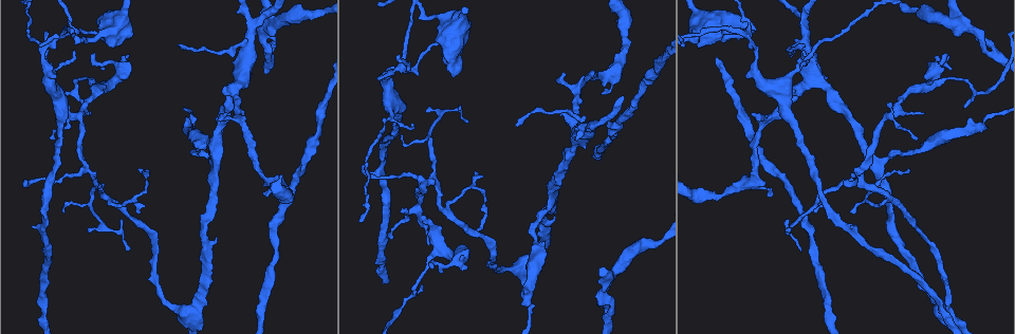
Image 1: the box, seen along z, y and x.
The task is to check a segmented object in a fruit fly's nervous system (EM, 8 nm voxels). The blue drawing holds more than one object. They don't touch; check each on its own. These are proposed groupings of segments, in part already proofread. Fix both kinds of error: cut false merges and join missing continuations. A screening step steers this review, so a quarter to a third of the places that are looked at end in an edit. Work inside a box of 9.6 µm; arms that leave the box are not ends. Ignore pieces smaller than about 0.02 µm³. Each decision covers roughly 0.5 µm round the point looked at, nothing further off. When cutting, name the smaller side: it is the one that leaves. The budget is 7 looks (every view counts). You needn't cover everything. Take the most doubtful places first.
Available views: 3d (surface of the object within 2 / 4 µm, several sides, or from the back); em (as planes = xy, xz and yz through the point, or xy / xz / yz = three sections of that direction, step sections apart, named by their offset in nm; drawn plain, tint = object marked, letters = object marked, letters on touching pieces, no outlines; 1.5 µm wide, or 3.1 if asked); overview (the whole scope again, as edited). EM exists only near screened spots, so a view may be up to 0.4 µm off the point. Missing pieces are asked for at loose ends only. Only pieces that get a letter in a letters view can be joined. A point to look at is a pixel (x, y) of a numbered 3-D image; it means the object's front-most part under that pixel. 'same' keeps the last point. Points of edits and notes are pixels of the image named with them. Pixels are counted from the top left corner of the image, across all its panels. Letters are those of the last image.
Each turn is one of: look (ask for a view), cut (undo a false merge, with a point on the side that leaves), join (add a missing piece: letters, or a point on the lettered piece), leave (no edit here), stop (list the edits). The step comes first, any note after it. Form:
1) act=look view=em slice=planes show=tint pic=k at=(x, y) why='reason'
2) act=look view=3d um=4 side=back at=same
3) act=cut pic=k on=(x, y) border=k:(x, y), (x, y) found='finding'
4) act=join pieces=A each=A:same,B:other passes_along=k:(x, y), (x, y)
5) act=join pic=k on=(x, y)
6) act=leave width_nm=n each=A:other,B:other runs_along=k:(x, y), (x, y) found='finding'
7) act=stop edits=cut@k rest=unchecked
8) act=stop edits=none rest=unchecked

act=look view=em slice=xz step=4 show=tint pic=1 at=(101, 185) why='looks like a crossing'

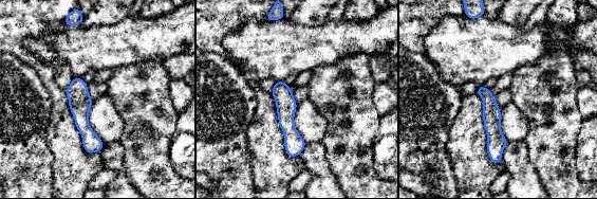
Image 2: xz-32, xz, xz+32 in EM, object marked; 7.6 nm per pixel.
act=look view=em slice=xy step=4 show=tint at=same why='another direction'

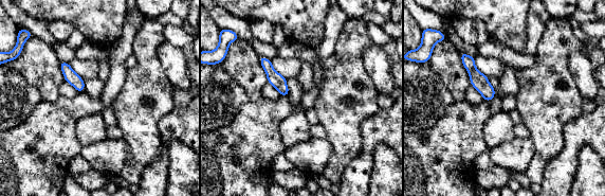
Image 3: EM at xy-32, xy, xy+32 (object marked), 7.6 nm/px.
act=look view=em slice=xy step=4 show=letters at=same why='see the neighbours'

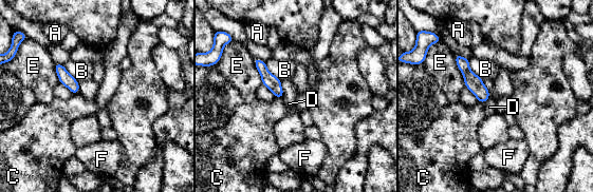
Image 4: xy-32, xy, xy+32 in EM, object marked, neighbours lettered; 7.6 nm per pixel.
act=leave width_nm=60 each=A:other,B:other,C:other,D:other,E:other,F:other runs_along=4:(458, 58), (483, 99) found='all the same neuron'

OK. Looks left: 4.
act=look view=3d um=4 pic=1 at=(101, 89)

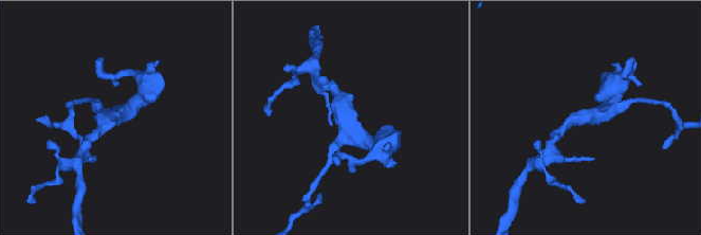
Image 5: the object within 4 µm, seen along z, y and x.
act=look view=em slice=planes show=letters pic=5 at=(348, 129)

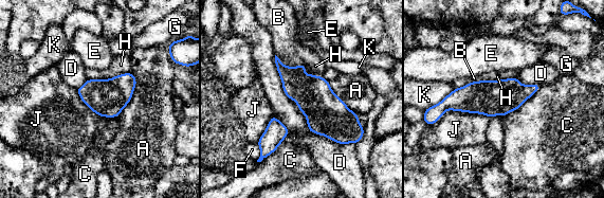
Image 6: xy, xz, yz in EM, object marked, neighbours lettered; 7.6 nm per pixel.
act=leave width_nm=280 each=A:other,B:other,C:other,D:other,E:other,F:other,G:other,H:other,J:other,K:other runs_along=6:(536, 86), (442, 109) found='continuous, no second neuron'

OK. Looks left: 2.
act=look view=em slice=xy step=8 show=letters pic=1 at=(310, 15) why='calibre changes'

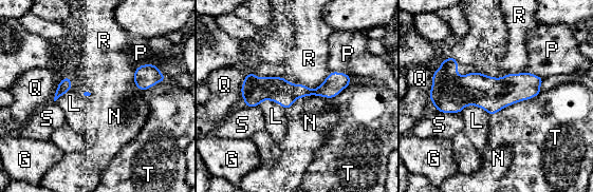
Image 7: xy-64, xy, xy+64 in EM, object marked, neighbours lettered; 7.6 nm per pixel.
act=leave each=G:other,L:other,N:other,P:other,Q:other,R:other,S:other,T:other found='all the same neuron'

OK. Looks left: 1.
act=stop edits=none rest=unchecked

